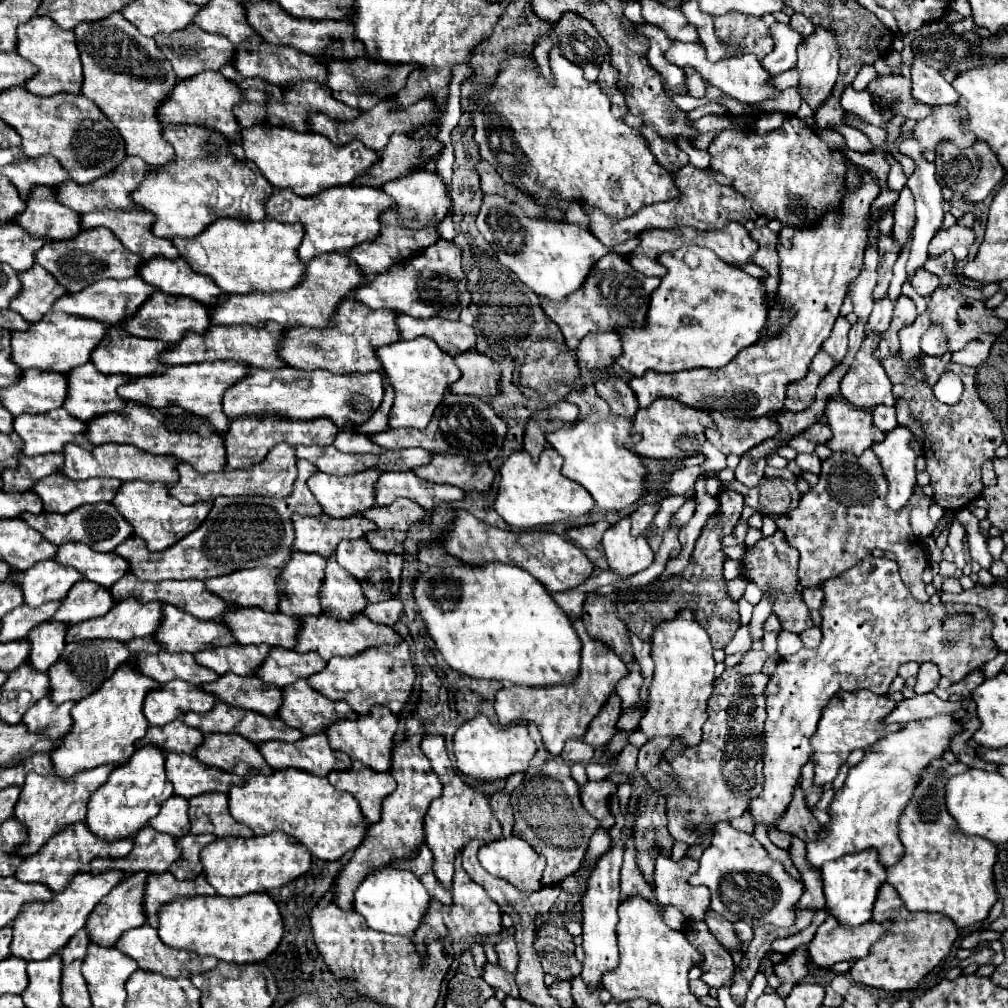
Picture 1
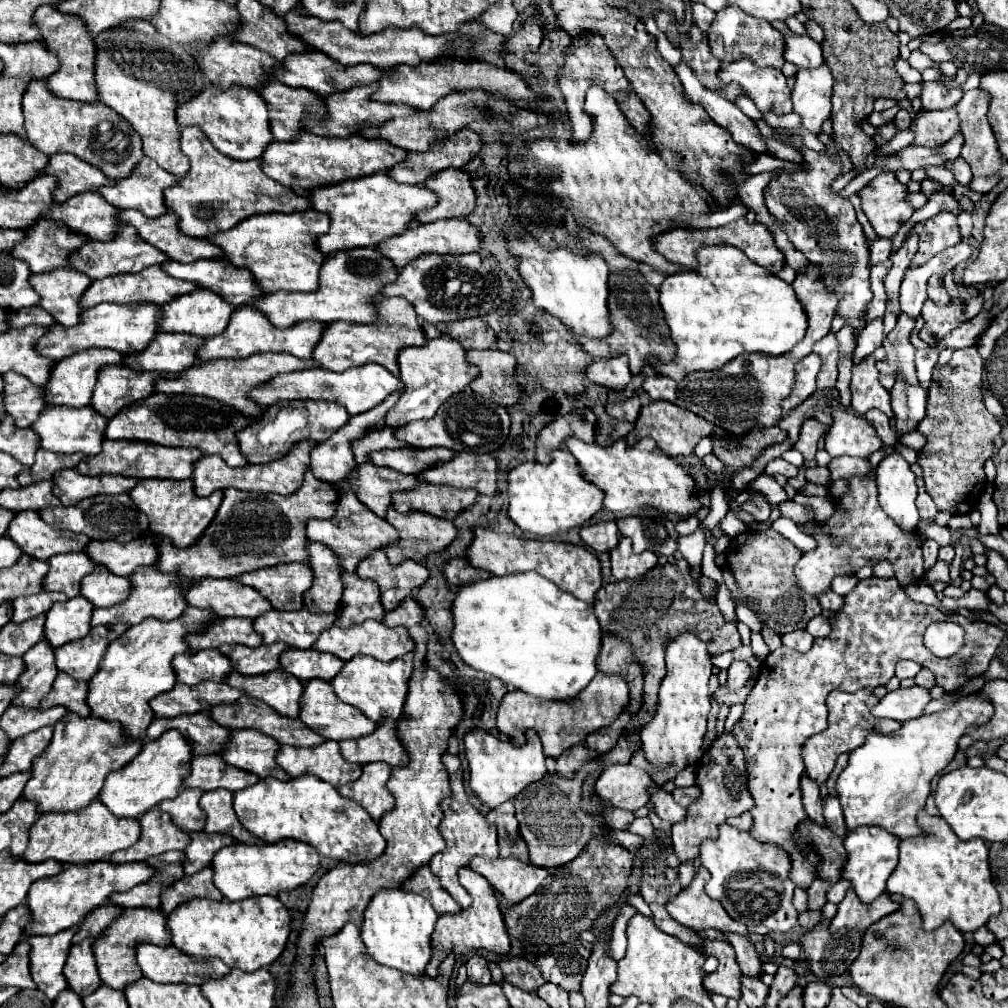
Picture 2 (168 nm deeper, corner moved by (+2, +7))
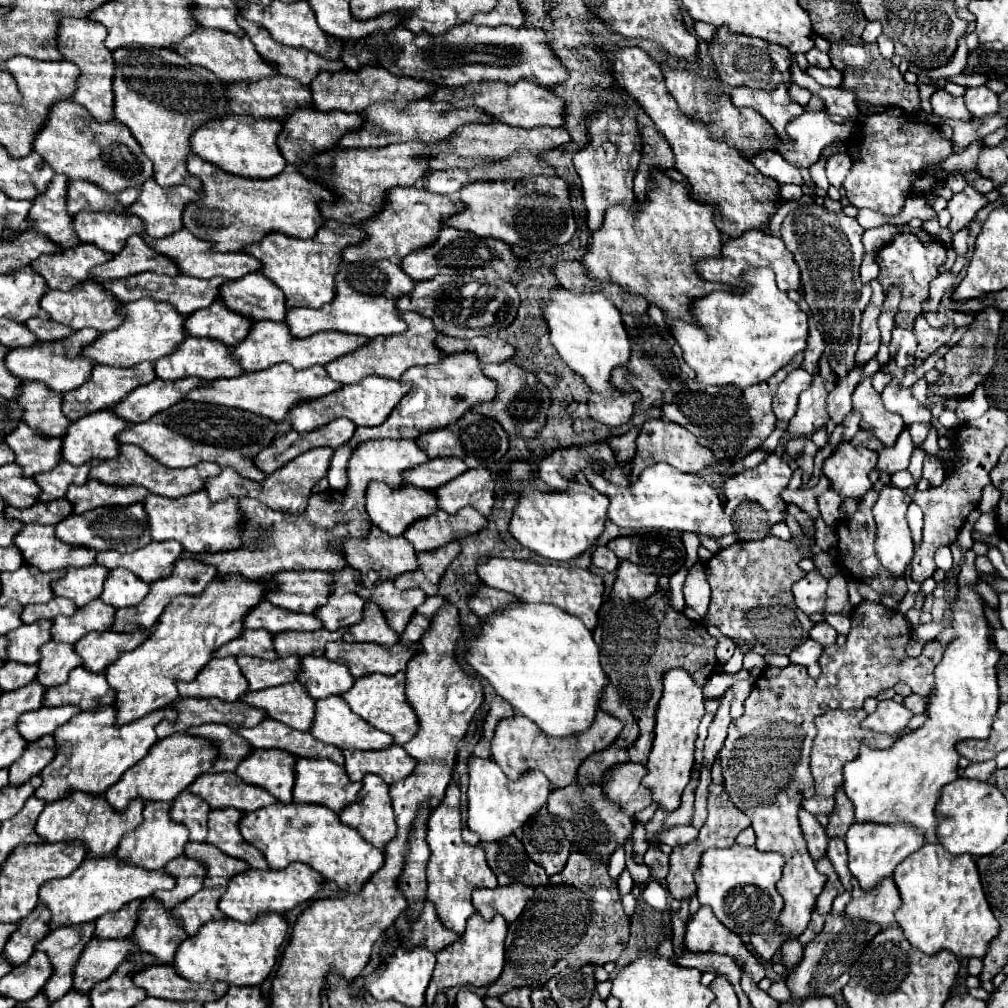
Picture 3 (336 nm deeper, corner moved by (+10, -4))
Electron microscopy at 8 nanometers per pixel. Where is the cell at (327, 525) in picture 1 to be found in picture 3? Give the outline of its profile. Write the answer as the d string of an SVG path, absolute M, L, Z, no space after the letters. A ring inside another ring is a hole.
M372 526L366 540L346 538L346 542L340 542L340 546L342 546L342 554L348 560L348 564L362 572L362 582L368 588L376 586L378 580L392 580L400 574L418 570L418 558L416 558L414 546L404 536L388 536L386 532L378 530L376 526Z

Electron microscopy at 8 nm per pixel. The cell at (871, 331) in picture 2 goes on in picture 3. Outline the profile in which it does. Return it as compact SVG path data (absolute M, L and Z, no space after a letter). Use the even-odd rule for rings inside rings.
M856 368L848 374L848 378L844 378L842 382L838 382L838 386L828 394L826 398L826 410L830 420L834 422L834 426L838 426L844 416L852 410L852 392L856 388L856 384L862 378L862 370Z

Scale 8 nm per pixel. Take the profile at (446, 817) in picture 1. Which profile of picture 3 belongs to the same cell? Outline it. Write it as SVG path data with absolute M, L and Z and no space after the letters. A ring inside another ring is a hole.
M440 804L430 814L428 844L432 850L428 870L426 870L428 902L434 904L440 922L448 930L462 934L466 930L466 920L474 914L472 892L476 888L496 888L498 882L494 878L494 872L486 866L484 850L470 846L462 840L462 820L460 820L458 808L450 808L446 804Z

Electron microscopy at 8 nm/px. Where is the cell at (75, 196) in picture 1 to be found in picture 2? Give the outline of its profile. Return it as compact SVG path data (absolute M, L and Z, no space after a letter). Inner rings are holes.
M142 157L130 177L114 181L114 185L104 185L94 189L116 209L136 209L146 217L158 217L166 213L162 203L162 191L178 183L178 177L160 169L152 159Z

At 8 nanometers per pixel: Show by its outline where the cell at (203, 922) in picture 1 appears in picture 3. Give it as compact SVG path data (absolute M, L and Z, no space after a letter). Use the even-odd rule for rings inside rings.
M266 914L262 922L250 922L250 926L234 920L208 922L200 928L198 936L182 942L174 956L174 968L182 978L194 984L226 982L236 986L260 986L276 964L286 932L288 922L280 914Z

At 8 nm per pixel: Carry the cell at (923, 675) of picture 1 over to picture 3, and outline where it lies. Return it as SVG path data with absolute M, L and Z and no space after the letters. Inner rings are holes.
M910 694L906 700L904 700L904 706L912 712L912 714L922 714L926 712L926 698L918 696L918 694Z

